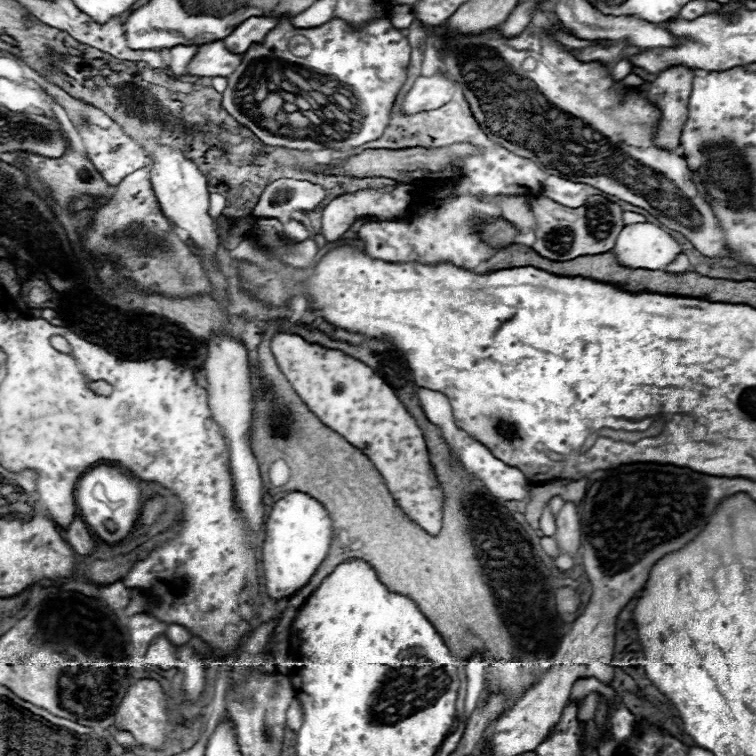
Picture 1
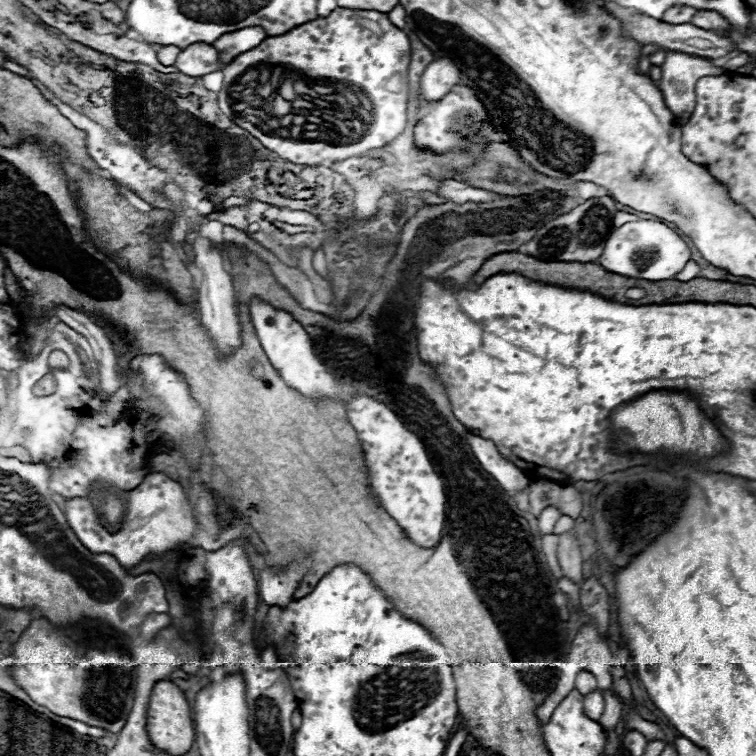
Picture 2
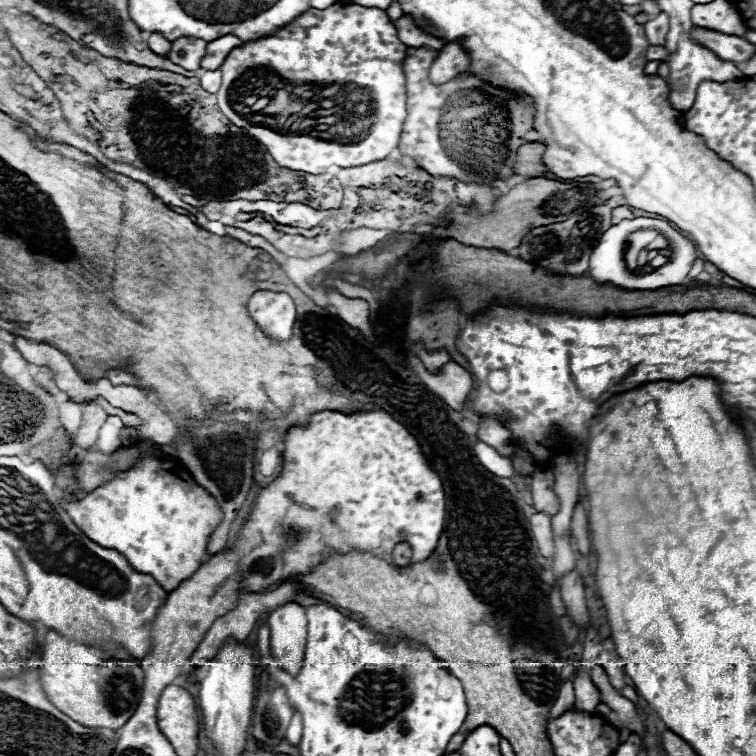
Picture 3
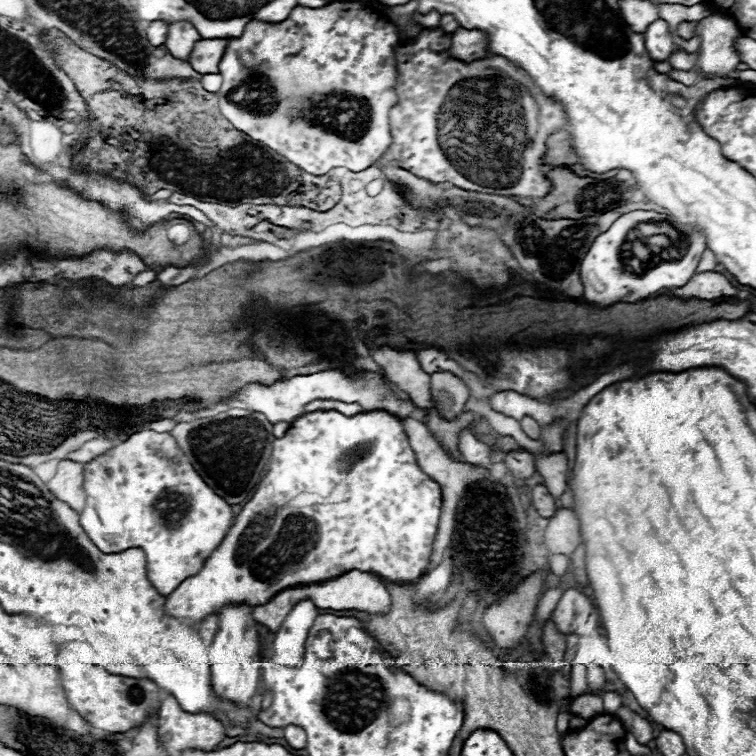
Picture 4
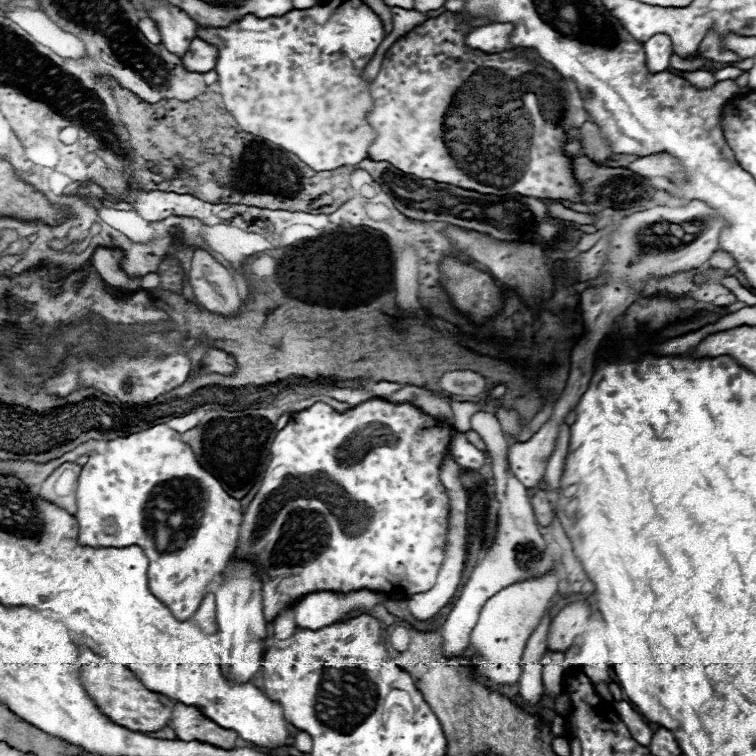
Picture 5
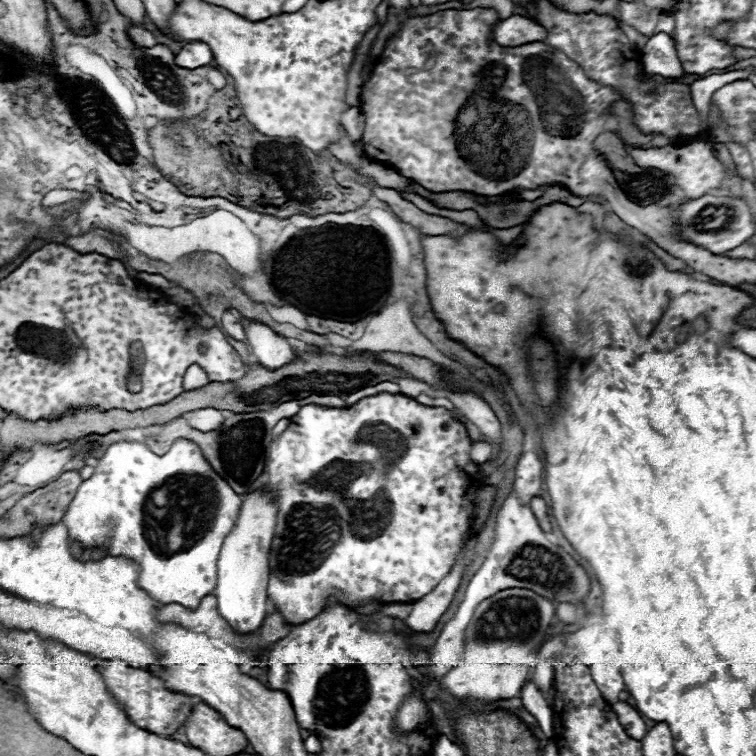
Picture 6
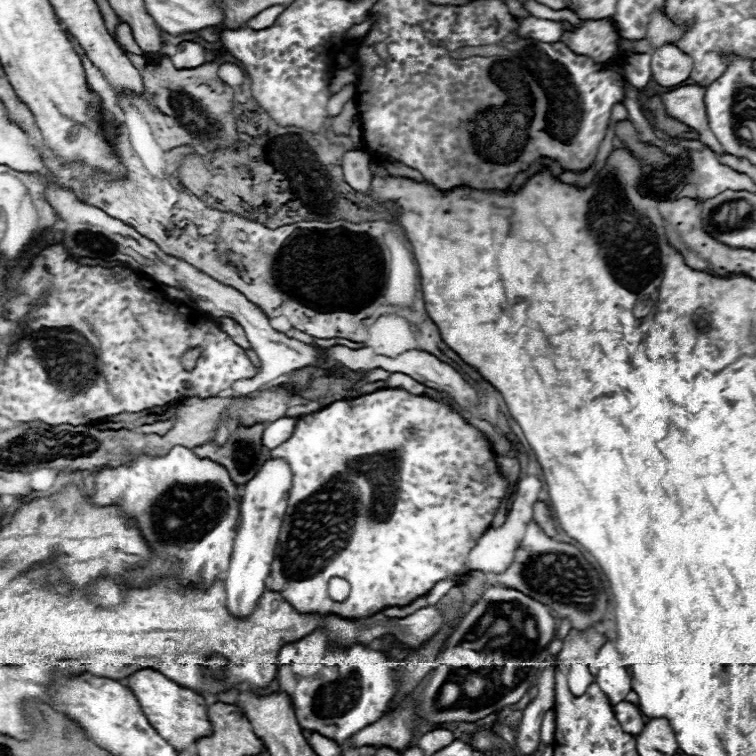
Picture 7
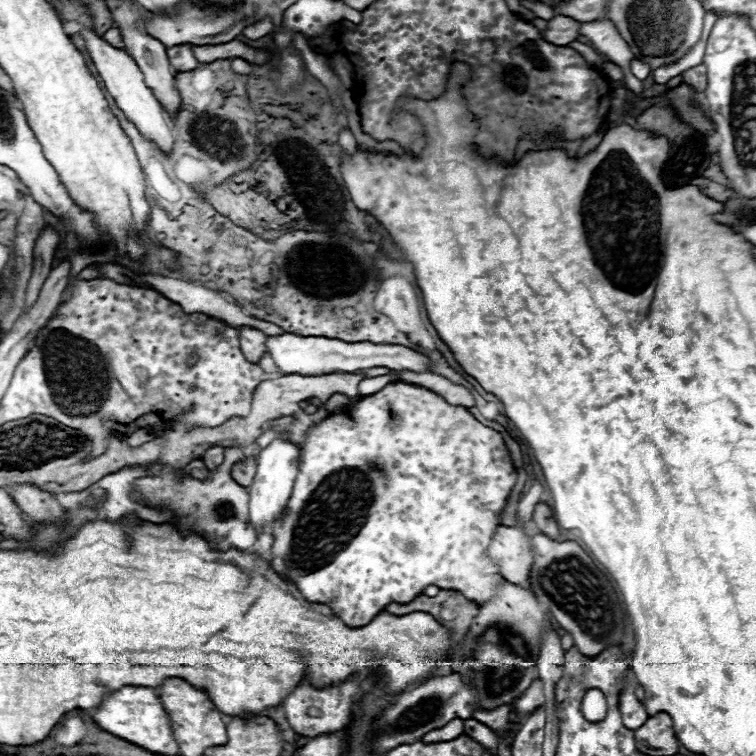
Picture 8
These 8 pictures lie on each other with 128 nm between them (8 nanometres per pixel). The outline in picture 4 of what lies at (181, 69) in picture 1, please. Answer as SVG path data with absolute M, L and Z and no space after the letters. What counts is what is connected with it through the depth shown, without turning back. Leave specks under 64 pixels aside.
M158 20L158 22L152 22L150 26L148 26L148 42L152 44L152 46L162 46L164 42L166 42L166 36L168 36L168 24L164 24L162 20Z

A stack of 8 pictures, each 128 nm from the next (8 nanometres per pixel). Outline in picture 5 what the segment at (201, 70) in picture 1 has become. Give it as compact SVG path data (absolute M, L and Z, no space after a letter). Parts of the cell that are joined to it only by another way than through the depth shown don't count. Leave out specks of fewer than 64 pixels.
M166 2L158 4L150 12L150 18L156 22L166 50L184 56L190 48L190 42L196 38L196 22L186 12Z

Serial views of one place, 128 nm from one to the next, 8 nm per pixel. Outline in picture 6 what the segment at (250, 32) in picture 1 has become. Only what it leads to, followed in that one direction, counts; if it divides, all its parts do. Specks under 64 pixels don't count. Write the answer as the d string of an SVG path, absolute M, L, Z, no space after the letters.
M188 42L182 46L182 50L176 54L176 64L180 68L200 68L200 66L208 66L212 62L212 52L206 44L200 42Z

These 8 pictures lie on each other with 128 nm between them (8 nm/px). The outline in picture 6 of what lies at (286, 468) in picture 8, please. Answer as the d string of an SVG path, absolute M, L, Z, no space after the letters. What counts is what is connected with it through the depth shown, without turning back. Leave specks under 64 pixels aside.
M252 492L242 502L240 520L234 532L224 540L224 548L218 560L218 580L212 594L218 600L218 614L238 634L256 632L266 618L268 610L266 586L270 576L268 552L274 536L274 526L276 526L276 506L270 502L270 496L266 492L260 494Z

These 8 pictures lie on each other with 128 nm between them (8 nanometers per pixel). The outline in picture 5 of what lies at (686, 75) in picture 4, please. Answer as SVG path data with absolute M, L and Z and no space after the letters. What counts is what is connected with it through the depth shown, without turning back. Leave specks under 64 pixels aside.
M728 66L721 70L712 71L712 74L714 75L717 81L722 81L726 79L735 80L736 78L738 78L738 76L740 76L740 74L743 74L743 73L744 73L743 70L740 70L732 66Z

